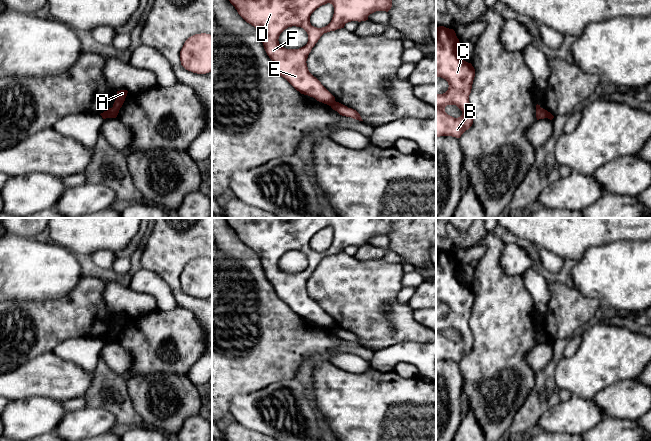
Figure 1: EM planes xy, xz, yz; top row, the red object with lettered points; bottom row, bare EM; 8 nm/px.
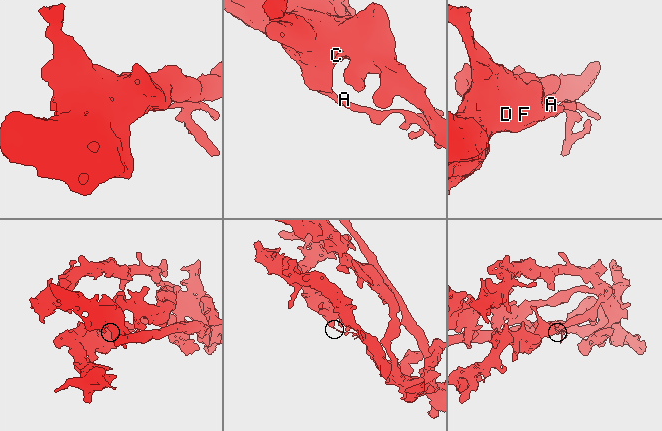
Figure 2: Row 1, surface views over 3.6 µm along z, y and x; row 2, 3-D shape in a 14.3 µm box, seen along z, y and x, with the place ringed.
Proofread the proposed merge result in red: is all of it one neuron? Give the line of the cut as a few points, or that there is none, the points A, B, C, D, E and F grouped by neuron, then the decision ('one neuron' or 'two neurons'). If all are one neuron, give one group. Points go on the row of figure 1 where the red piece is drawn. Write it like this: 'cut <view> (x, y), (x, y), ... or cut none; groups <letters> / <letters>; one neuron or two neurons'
cut xz (335, 101), (330, 105); groups A / B C D E F; two neurons

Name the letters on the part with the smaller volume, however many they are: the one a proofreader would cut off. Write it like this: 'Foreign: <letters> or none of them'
Foreign: A

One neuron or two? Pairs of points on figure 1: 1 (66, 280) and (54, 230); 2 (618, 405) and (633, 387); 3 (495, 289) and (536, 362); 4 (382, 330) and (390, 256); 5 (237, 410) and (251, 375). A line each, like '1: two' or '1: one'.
1: two
2: one
3: two
4: two
5: two

